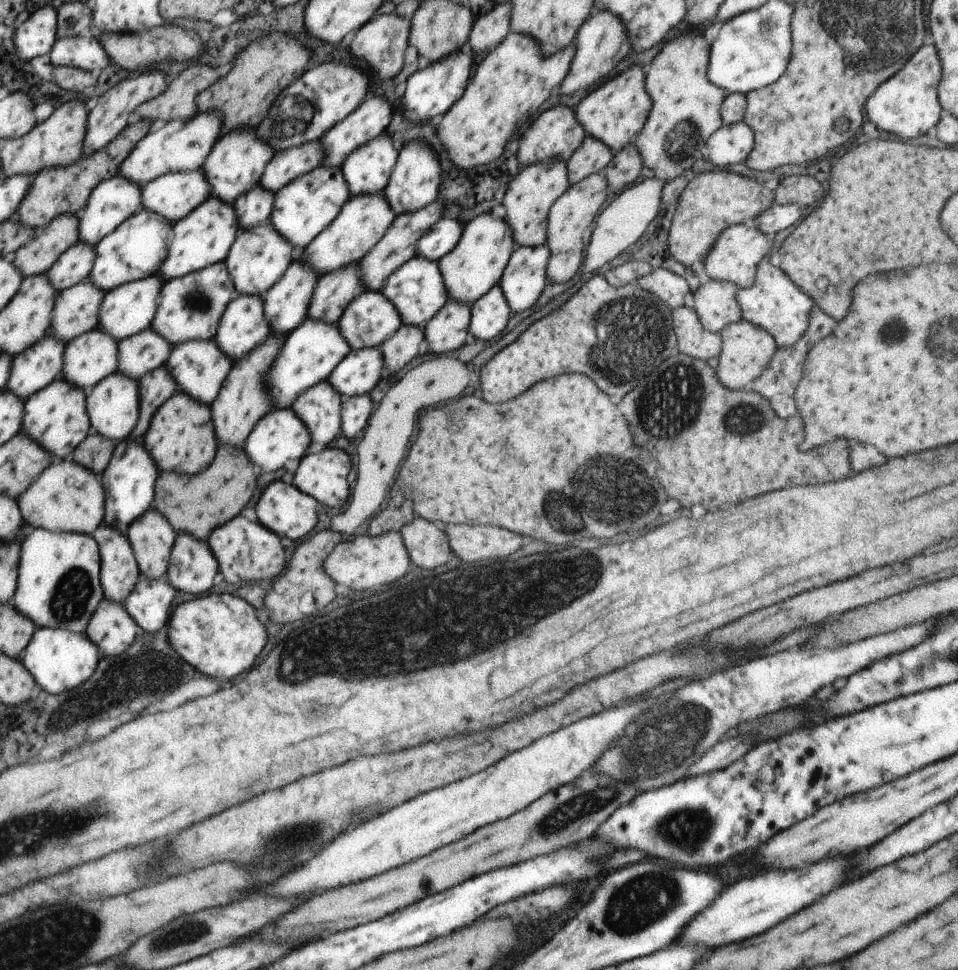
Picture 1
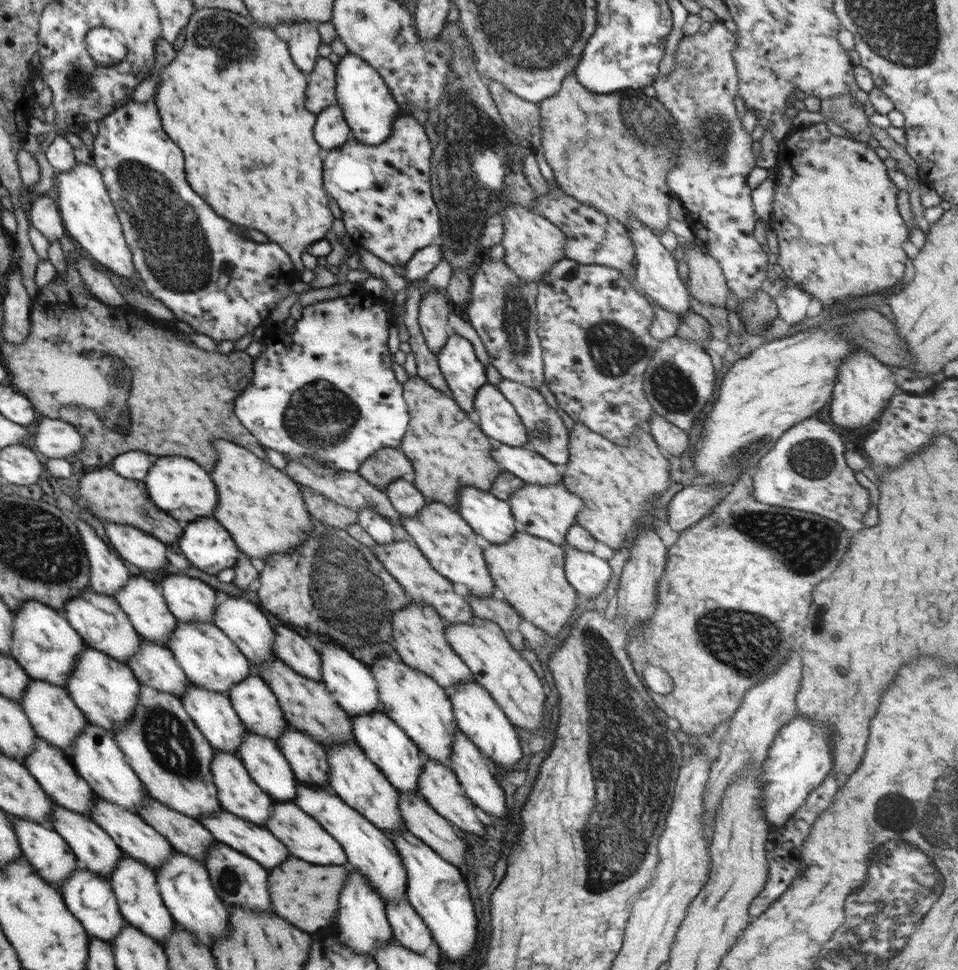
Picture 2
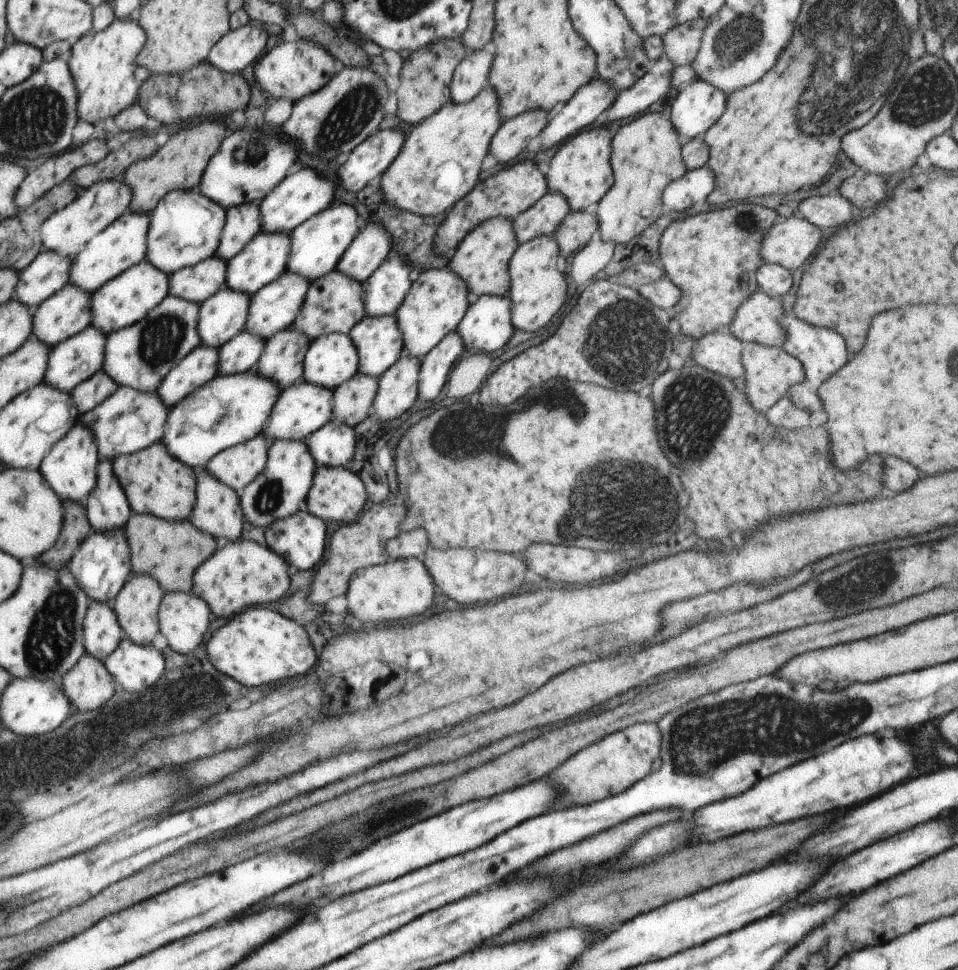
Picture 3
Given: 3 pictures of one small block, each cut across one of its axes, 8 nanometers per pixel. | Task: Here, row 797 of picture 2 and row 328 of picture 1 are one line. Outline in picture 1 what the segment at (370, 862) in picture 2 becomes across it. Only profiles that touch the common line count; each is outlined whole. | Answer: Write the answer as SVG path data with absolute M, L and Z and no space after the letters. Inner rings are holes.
M307 317L296 330L287 334L282 352L276 356L272 368L268 370L266 386L271 408L278 410L290 407L304 390L327 380L351 350L350 344L340 334L340 326L337 323L330 324L324 320Z

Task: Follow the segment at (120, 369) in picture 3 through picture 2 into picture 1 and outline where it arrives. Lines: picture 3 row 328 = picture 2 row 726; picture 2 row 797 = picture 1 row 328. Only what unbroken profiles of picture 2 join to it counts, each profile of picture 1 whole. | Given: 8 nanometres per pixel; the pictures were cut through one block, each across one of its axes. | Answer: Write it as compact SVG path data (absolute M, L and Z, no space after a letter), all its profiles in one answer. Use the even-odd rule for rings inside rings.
M225 261L203 268L202 271L165 281L163 291L160 292L159 310L150 327L156 330L156 334L164 336L173 347L194 339L215 338L223 315L236 294L235 282Z

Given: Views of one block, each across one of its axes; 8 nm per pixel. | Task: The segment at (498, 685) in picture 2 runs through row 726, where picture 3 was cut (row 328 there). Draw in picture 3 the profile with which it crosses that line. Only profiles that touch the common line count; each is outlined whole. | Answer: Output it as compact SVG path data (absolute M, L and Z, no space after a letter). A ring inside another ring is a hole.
M552 235L533 238L516 249L509 262L511 321L515 330L534 332L546 326L562 308L567 288L562 267L559 244Z

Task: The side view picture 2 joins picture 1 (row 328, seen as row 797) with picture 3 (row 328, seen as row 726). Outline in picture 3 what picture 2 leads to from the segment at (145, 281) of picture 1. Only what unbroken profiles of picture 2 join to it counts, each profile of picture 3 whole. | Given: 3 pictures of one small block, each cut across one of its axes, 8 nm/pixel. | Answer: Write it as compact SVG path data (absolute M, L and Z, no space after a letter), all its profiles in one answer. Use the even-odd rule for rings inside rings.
M91 325L80 331L78 335L58 343L52 348L44 383L70 393L74 387L78 387L84 380L90 379L92 375L102 370L107 339L108 335L105 335L101 328Z

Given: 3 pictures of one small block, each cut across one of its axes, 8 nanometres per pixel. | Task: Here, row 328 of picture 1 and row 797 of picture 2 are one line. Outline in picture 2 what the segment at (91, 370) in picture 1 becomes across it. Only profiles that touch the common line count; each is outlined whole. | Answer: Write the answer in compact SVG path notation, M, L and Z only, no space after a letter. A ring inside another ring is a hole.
M96 797L89 817L99 824L118 845L123 849L124 854L128 857L138 859L140 862L146 863L152 870L156 871L168 857L171 857L174 847L165 835L160 834L151 824L149 824L142 816L139 816L108 799Z

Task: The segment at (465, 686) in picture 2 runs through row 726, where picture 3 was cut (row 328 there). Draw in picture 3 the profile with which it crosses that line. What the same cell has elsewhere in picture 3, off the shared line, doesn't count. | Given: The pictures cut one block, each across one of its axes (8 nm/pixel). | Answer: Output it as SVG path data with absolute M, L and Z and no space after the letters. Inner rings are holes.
M484 295L470 304L456 330L463 338L466 353L500 350L515 332L511 308L509 296Z

